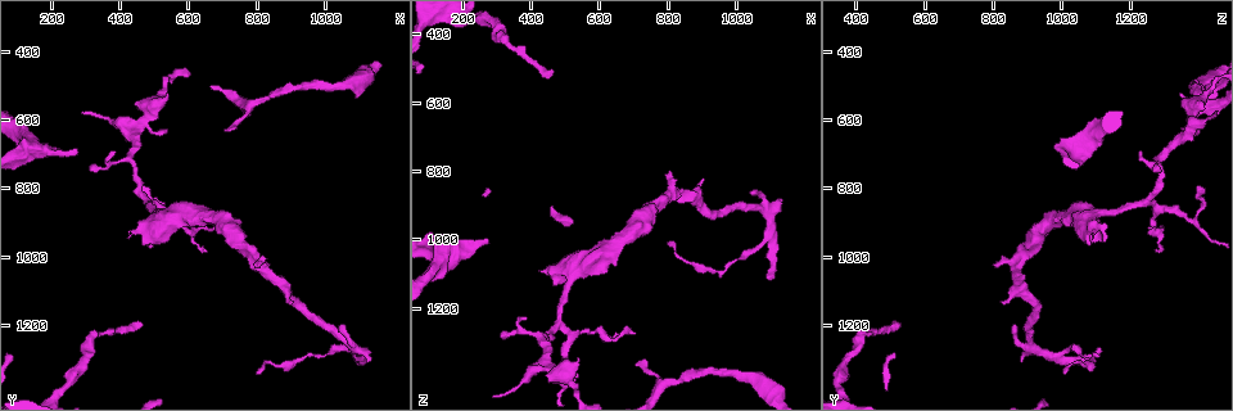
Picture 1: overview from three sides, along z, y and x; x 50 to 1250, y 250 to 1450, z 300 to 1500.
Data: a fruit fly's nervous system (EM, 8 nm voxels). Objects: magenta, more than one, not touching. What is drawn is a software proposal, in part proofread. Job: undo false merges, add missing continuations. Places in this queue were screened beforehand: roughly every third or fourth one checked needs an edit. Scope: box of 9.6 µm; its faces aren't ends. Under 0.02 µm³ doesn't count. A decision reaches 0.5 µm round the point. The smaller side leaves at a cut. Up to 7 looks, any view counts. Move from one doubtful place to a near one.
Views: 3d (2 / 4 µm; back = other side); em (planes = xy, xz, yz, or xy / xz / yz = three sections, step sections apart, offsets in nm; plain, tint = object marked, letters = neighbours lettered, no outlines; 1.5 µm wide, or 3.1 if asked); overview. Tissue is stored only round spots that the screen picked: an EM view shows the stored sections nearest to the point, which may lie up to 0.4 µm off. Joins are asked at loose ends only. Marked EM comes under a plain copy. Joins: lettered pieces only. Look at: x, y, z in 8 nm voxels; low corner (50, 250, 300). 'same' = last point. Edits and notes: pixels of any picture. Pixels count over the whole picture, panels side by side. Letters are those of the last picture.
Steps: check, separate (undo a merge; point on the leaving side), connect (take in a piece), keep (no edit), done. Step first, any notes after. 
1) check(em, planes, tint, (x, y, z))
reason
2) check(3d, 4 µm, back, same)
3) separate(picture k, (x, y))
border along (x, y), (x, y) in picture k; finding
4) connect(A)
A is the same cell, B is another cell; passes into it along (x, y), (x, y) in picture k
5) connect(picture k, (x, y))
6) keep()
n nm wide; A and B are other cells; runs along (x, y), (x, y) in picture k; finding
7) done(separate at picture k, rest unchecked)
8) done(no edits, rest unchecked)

check(em, planes, letters, (460, 790, 1400))
branch stops here

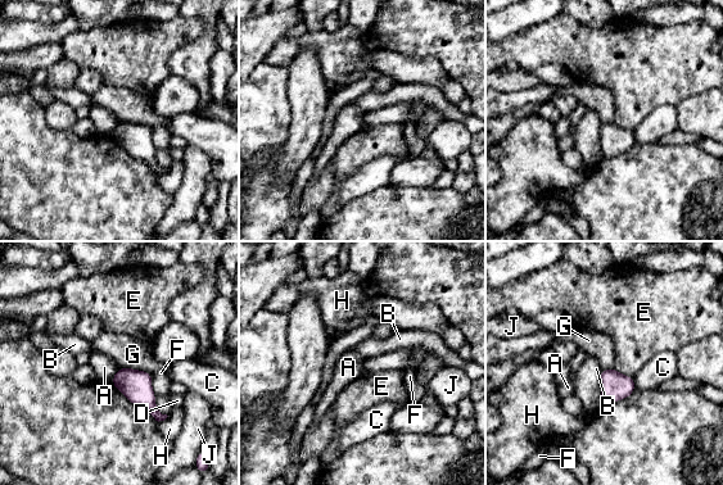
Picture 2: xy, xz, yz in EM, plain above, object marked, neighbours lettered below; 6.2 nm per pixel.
keep()
A, B, C, D, E, F, G, H and J are other cells; no lettered piece goes on from it

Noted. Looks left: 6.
check(em, yz, step 8, tint, (710, 640, 1360))
tapers out

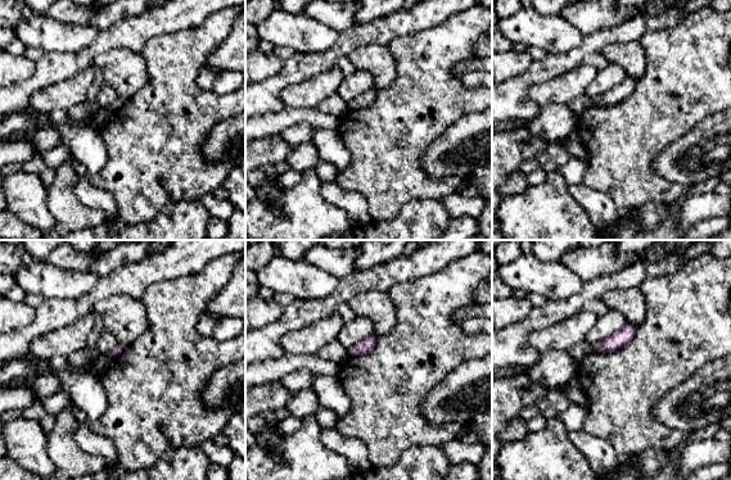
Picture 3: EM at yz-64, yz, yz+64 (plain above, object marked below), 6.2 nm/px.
check(em, planes, letters, same)

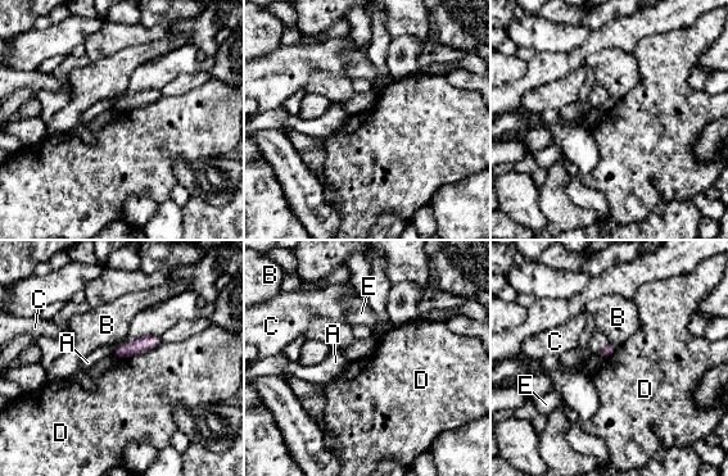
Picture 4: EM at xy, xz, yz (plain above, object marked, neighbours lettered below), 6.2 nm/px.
keep()
A, B, C, D and E are other cells; runs along (157, 339), (123, 352), (117, 352) in picture 4; no lettered piece goes on from it

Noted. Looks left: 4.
check(3d, 4 µm, (460, 970, 1090))
an open end

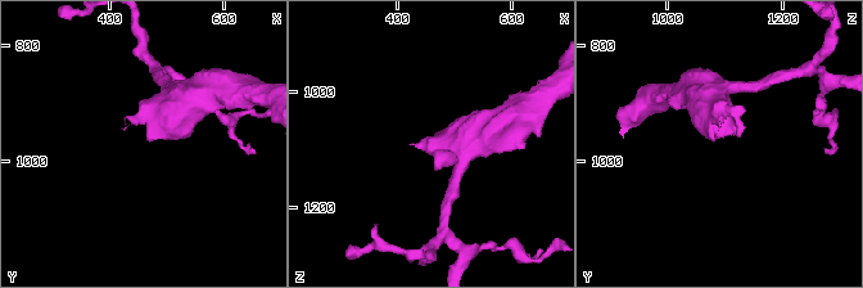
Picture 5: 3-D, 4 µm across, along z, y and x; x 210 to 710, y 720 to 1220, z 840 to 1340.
check(em, xy, step 4, tint, (470, 970, 1085))

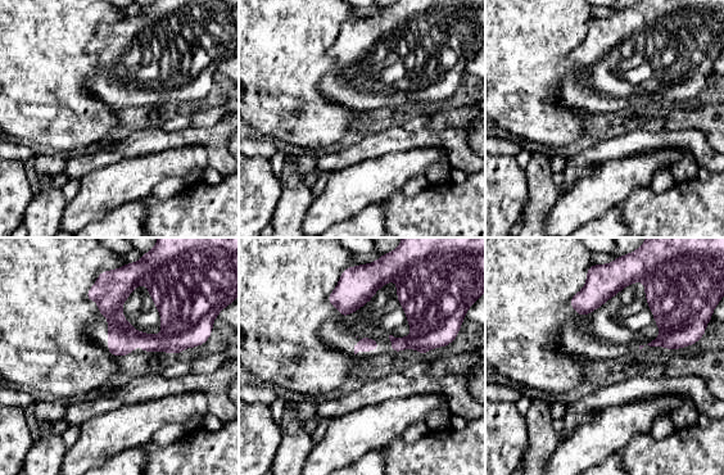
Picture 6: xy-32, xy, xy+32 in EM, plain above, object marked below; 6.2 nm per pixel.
check(em, planes, letters, same)
another direction

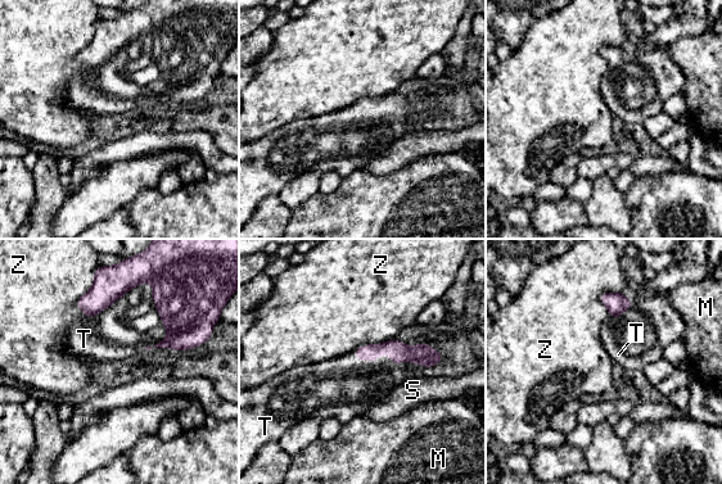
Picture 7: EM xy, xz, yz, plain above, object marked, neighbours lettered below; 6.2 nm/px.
connect(T)
110 nm wide; T is the same cell, M, S and Z are other cells; it goes on there

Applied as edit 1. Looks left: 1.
done(connect at picture 7, rest unchecked)

